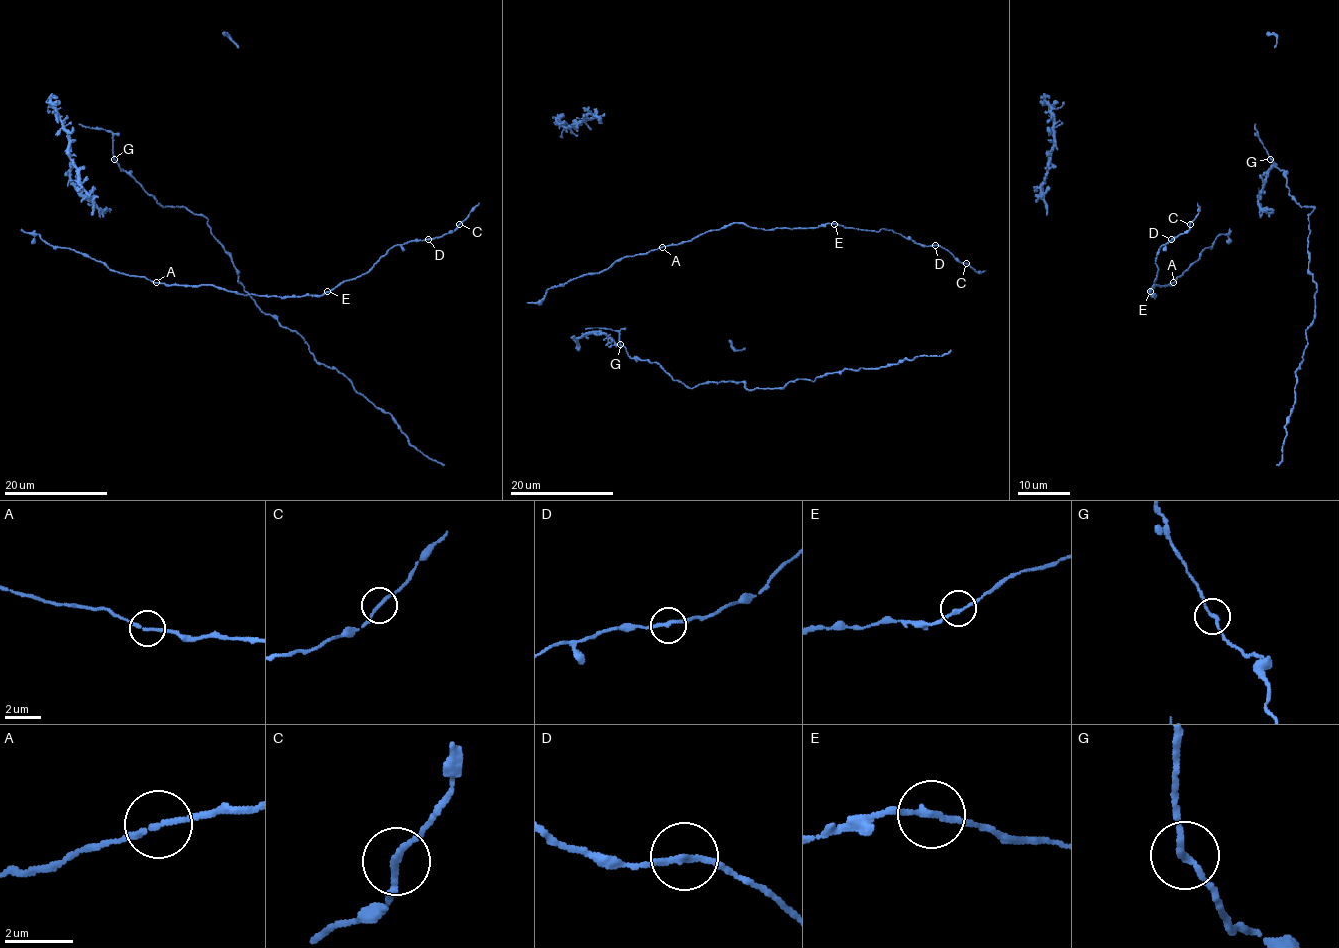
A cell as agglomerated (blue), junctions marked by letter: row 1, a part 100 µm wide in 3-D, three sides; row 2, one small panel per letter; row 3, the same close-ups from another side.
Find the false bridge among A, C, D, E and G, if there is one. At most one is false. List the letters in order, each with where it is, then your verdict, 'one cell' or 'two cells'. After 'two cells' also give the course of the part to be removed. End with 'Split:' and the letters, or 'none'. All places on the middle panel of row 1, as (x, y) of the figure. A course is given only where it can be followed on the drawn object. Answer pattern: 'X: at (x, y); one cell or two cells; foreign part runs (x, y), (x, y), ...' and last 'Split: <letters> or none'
A: at (662, 247); one cell
C: at (966, 263); one cell
D: at (935, 245); one cell
E: at (834, 224); one cell
G: at (620, 344); one cell
Split: none

